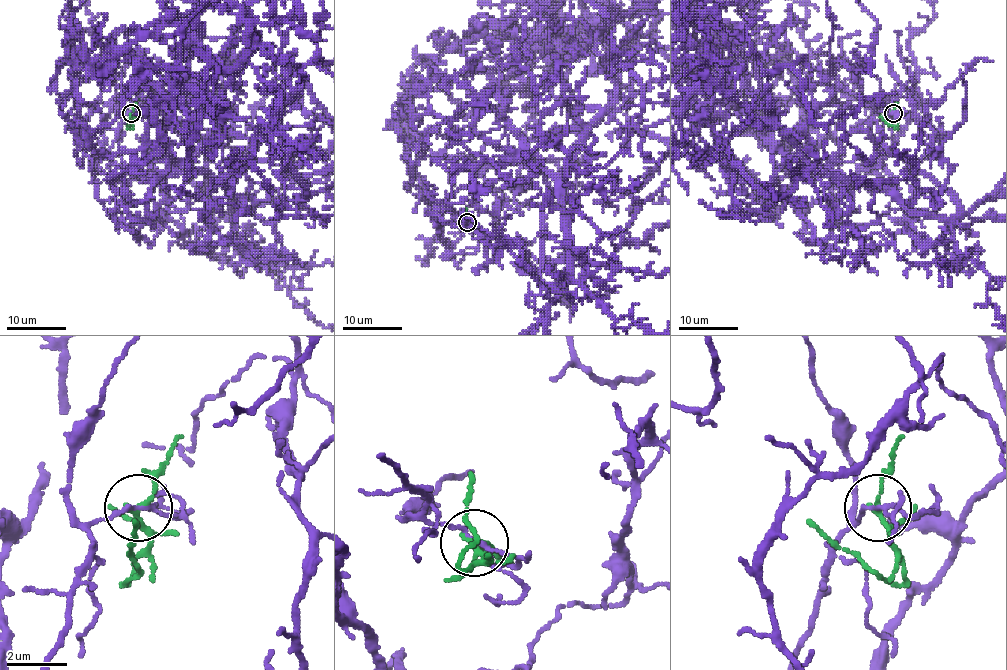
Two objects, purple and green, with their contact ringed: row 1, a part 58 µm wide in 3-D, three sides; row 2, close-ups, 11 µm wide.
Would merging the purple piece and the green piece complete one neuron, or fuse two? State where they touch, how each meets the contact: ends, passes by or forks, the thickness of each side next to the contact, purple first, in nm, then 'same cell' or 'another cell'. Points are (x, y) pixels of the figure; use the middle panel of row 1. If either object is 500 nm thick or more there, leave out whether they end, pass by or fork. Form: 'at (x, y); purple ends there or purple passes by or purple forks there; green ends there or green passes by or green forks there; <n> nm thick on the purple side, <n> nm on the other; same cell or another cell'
at (467, 222); purple forks there; green forks there; 110 nm thick on the purple side, 140 nm on the other; same cell

